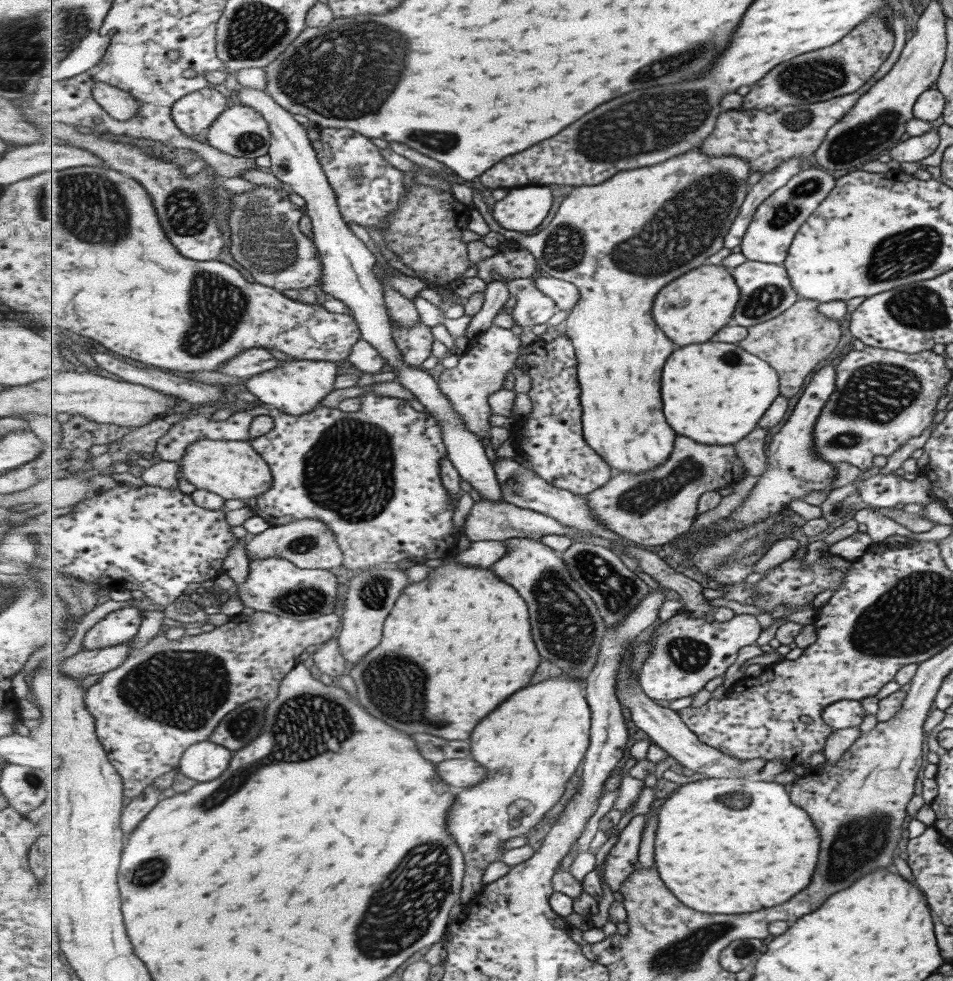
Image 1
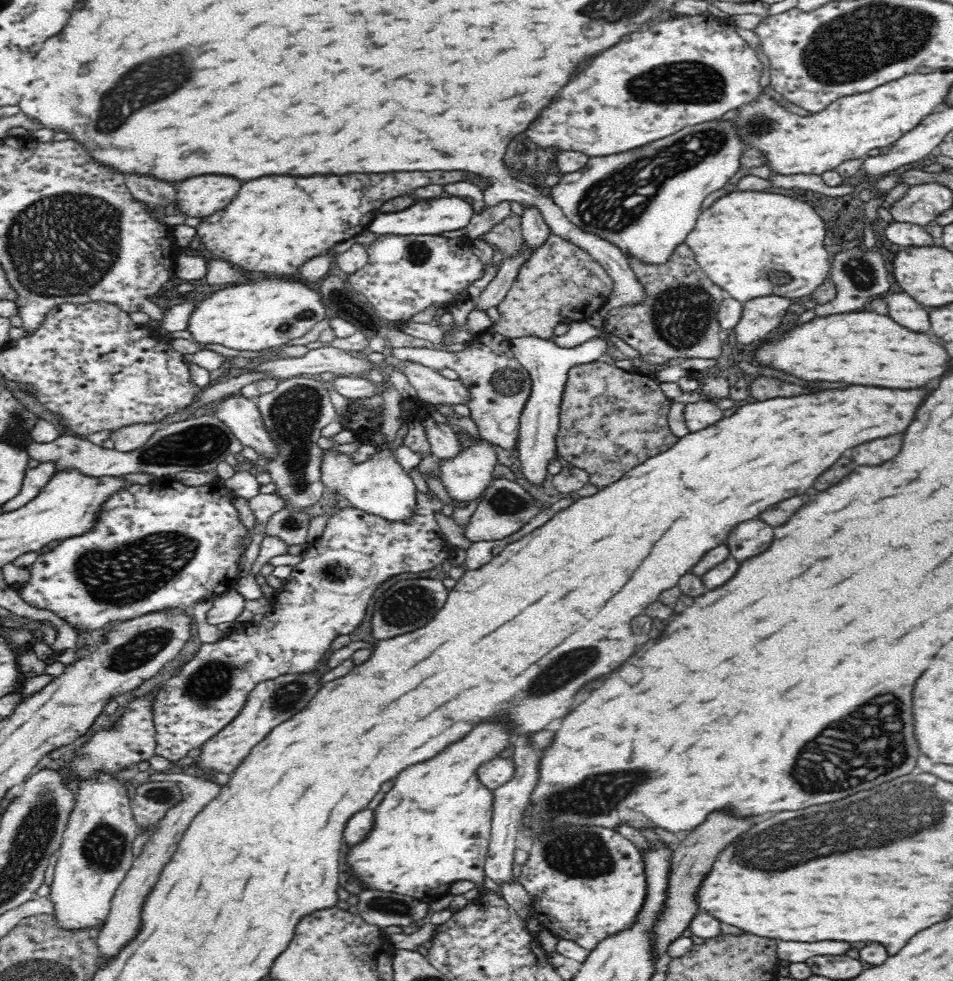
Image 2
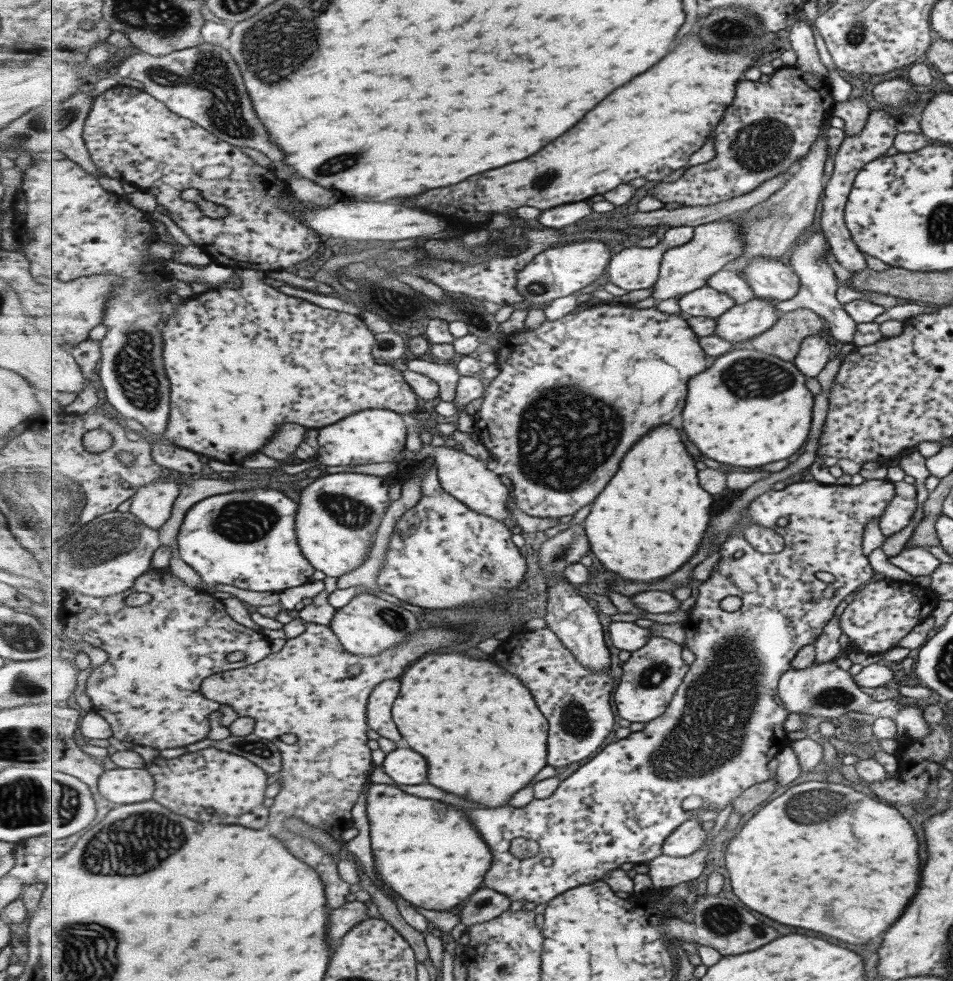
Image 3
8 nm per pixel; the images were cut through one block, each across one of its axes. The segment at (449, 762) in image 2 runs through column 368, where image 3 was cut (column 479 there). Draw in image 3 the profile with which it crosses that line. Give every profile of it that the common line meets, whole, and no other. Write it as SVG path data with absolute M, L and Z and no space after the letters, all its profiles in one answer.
M372 783L369 789L368 814L373 834L373 854L379 872L387 884L405 900L419 908L447 911L467 900L473 892L480 891L485 875L491 870L494 854L481 832L477 832L471 818L439 800L425 800L403 792L397 785Z

